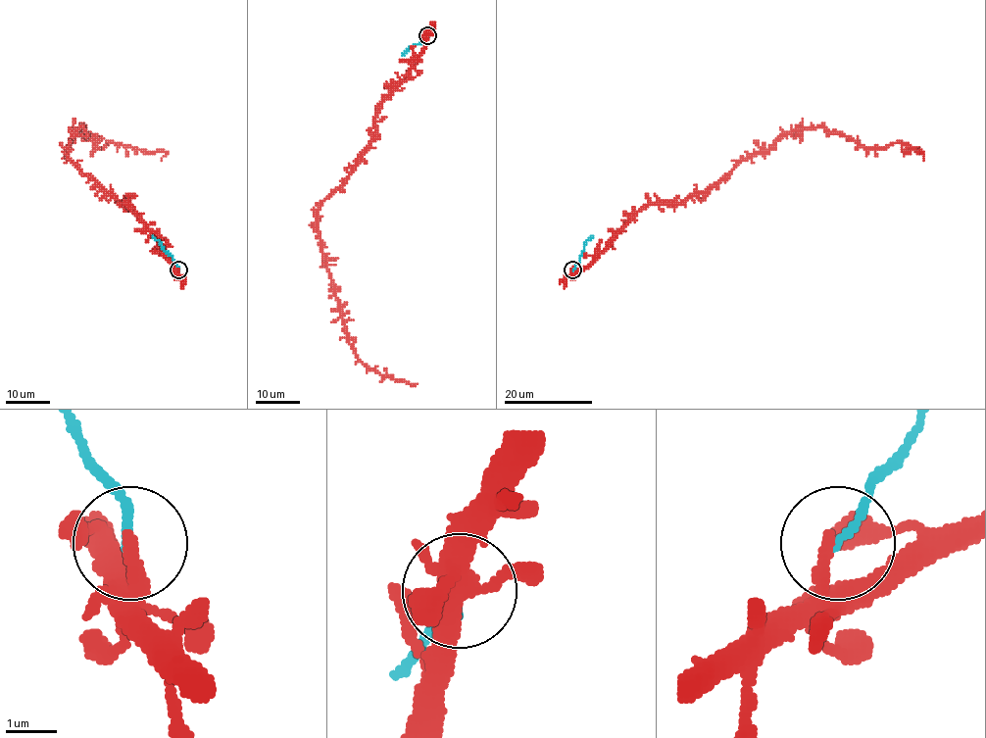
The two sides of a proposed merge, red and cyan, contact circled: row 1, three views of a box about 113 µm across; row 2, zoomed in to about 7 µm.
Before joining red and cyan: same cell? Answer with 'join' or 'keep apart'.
keep apart

